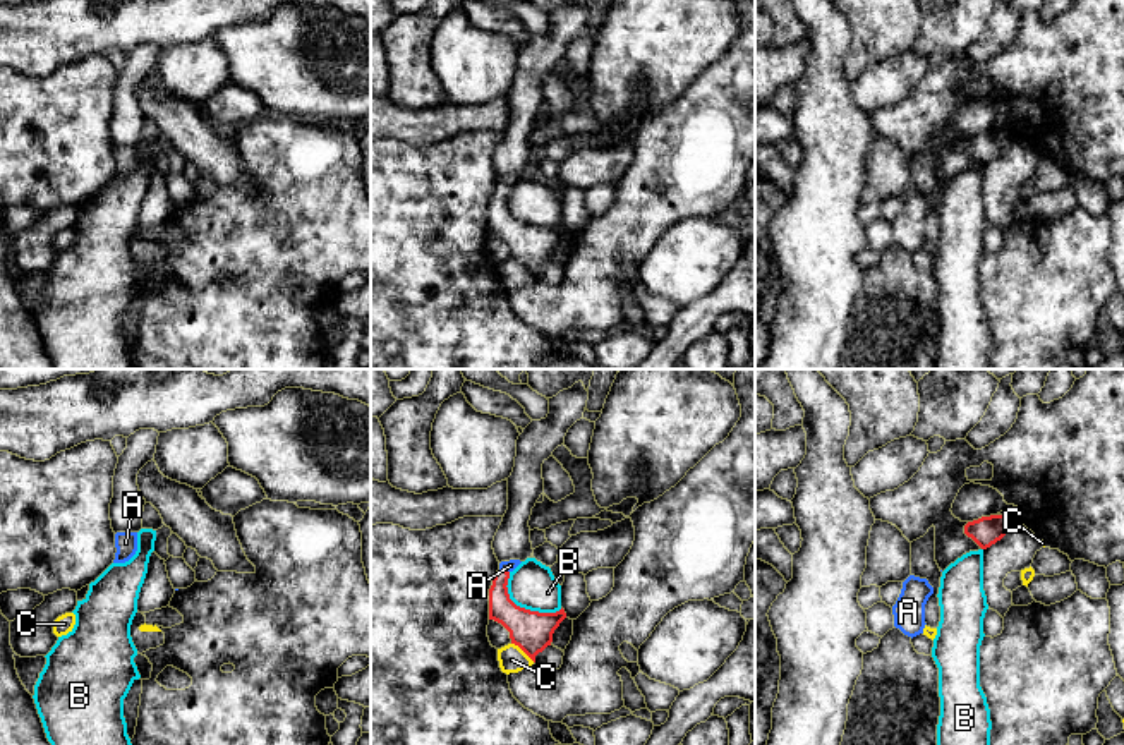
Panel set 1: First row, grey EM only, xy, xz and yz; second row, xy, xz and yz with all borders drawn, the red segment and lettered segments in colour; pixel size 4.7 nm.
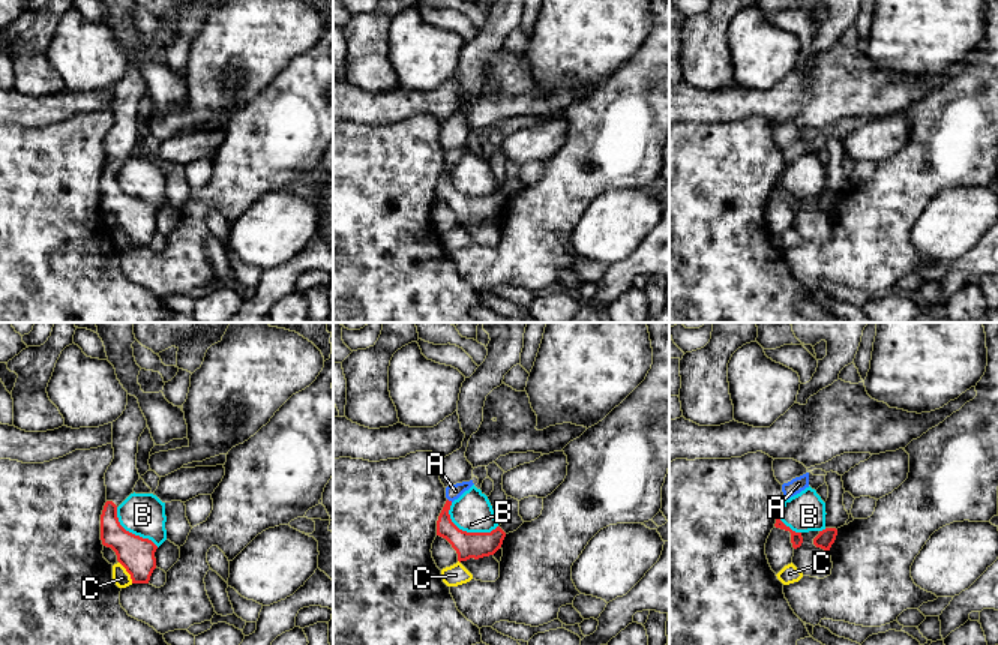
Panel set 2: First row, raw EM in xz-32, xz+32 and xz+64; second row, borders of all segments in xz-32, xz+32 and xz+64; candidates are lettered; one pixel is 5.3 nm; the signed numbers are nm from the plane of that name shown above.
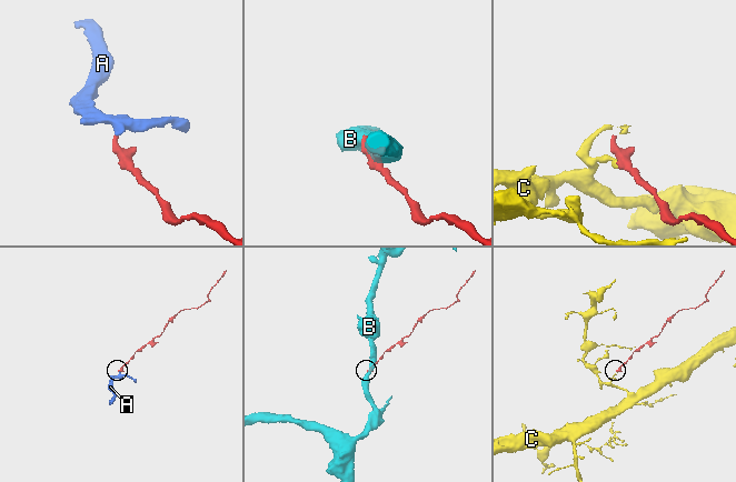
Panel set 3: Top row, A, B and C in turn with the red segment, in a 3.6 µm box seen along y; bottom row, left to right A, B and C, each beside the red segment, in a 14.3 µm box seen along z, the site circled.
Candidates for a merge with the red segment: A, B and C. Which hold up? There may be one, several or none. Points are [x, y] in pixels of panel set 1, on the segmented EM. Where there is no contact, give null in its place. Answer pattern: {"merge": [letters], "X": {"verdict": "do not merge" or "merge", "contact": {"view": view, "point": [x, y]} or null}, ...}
{"merge": ["A"], "A": {"verdict": "merge", "contact": {"view": "xz", "point": [505, 570]}}, "B": {"verdict": "do not merge", "contact": {"view": "xz", "point": [524, 608]}}, "C": {"verdict": "do not merge", "contact": {"view": "xz", "point": [524, 651]}}}

